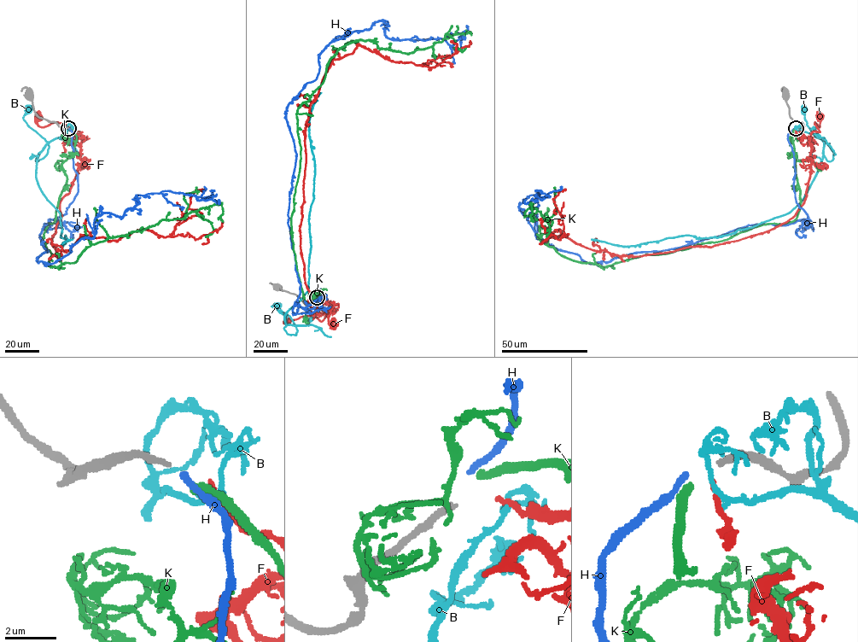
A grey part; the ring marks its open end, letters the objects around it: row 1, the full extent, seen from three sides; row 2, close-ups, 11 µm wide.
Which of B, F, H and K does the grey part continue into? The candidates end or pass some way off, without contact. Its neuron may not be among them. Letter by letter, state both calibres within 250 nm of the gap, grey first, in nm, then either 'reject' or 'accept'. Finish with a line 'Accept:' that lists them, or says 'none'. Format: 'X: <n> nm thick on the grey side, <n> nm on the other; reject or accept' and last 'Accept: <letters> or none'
B: 200 nm thick on the grey side, 160 nm on the other; reject
F: 200 nm thick on the grey side, 180 nm on the other; reject
H: 200 nm thick on the grey side, 240 nm on the other; reject
K: 200 nm thick on the grey side, 320 nm on the other; accept
Accept: K

